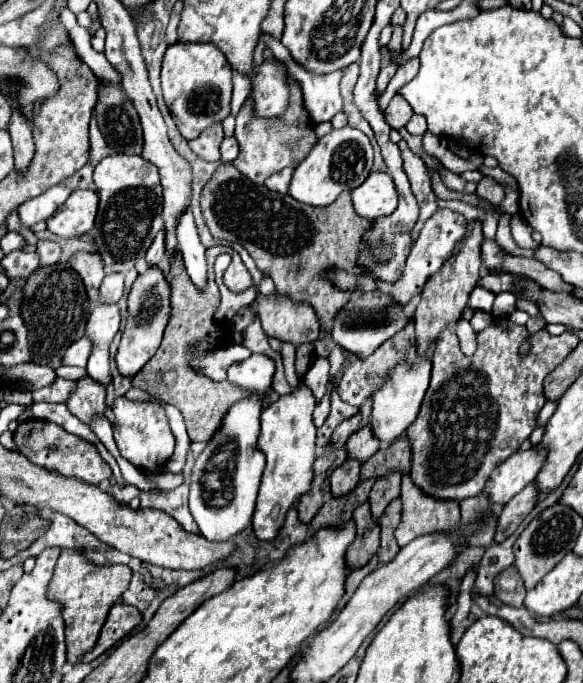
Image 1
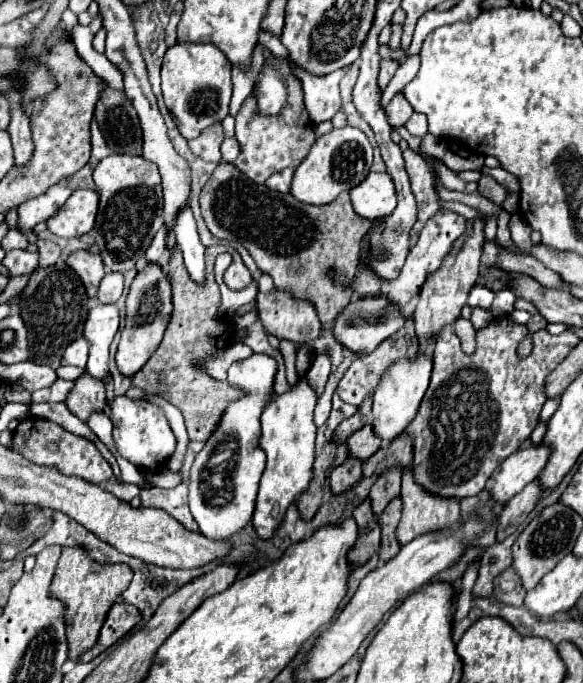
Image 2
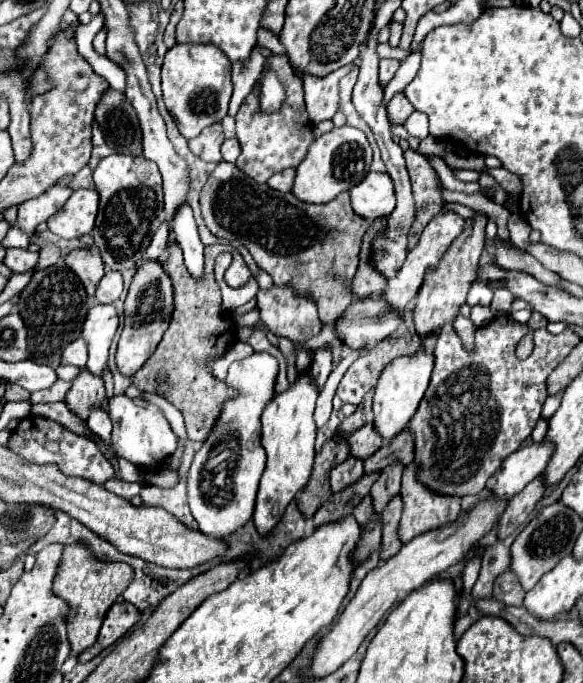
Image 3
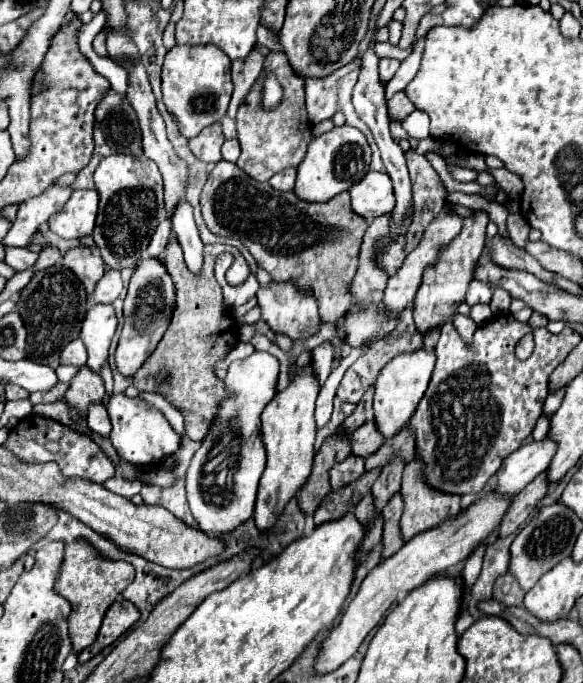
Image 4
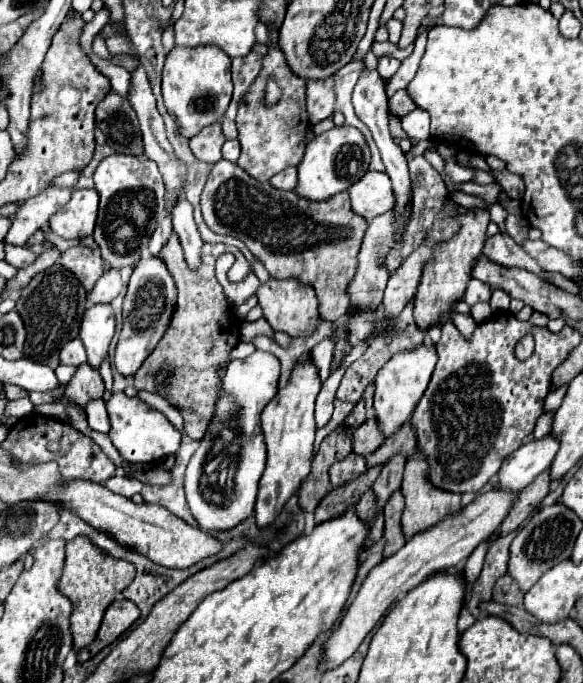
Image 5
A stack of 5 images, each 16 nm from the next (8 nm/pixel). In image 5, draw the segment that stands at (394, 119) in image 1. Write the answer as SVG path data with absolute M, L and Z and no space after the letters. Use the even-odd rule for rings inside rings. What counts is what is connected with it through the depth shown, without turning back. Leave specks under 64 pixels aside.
M398 90L390 100L388 100L388 112L392 114L392 116L396 116L398 120L402 120L406 114L410 114L412 110L414 110L414 104L412 104L412 100L408 100L408 94L406 94L406 90Z

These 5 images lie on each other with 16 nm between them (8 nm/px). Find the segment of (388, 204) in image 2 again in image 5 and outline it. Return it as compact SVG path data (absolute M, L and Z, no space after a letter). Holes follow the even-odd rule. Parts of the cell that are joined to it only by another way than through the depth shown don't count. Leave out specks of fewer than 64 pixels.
M366 172L360 184L348 188L352 210L366 220L372 220L394 208L394 192L388 174L384 172Z

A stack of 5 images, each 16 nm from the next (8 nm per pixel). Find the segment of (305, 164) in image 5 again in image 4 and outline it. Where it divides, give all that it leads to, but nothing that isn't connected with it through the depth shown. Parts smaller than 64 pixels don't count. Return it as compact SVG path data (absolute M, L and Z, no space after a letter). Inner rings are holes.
M340 126L340 128L332 128L330 132L326 132L318 138L312 140L312 144L308 146L308 152L304 156L304 160L298 166L298 174L296 174L296 184L294 184L294 194L300 196L300 200L308 200L308 202L328 202L332 200L336 194L352 188L352 184L360 182L368 168L370 168L370 160L372 160L372 150L366 142L366 136L352 126ZM320 144L330 144L334 148L328 148L328 152L324 152L322 156L322 168L320 168Z

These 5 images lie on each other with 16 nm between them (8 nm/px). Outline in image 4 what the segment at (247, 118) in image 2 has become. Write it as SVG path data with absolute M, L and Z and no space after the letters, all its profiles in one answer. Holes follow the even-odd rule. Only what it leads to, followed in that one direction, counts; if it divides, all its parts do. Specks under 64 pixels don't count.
M270 52L270 56L266 56L264 72L266 74L274 72L278 76L284 88L282 104L276 110L264 110L260 106L262 80L258 78L236 114L236 132L238 132L236 138L242 146L242 154L238 156L236 166L258 182L266 182L270 176L274 176L276 172L282 172L284 168L290 168L290 166L296 168L300 160L306 156L308 144L312 142L312 130L310 130L312 126L304 104L304 80L290 68L288 58L280 52Z

